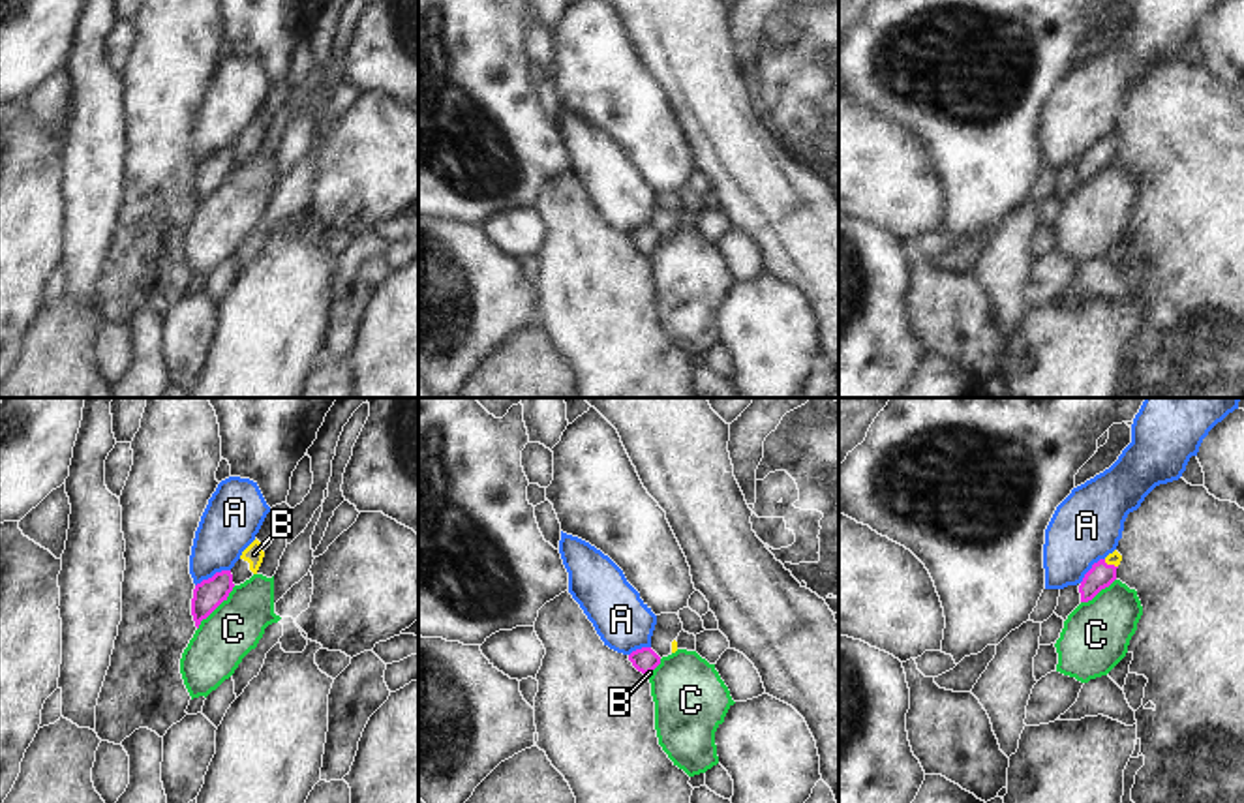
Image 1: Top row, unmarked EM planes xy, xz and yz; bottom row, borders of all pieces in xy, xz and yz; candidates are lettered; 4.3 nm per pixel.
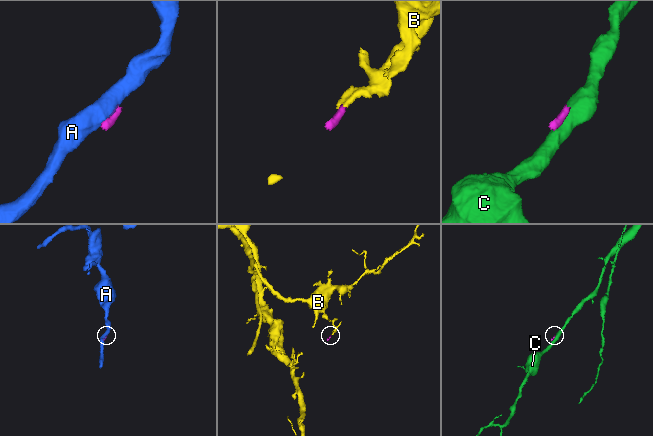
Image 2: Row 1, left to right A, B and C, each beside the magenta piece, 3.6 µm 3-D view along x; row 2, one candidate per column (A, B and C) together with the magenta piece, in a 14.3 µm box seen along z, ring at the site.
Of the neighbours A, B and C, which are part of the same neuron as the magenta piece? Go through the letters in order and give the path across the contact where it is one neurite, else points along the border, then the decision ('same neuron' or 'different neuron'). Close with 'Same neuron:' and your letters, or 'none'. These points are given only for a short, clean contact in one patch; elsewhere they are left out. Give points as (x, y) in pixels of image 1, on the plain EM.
A: different neuron
B: way yz (1102, 154), (1111, 145), (1115, 137); same neuron
C: border xy (235, 166), (197, 209); different neuron
Same neuron: B

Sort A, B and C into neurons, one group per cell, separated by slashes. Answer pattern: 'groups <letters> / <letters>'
groups A / B / C

